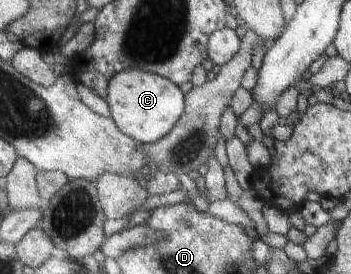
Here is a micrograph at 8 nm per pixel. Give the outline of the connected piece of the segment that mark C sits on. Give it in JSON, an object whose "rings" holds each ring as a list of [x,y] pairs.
{"rings":[[[136,68],[125,70],[112,78],[107,102],[122,132],[144,144],[156,144],[166,138],[187,111],[187,96],[179,84],[165,76]]]}

